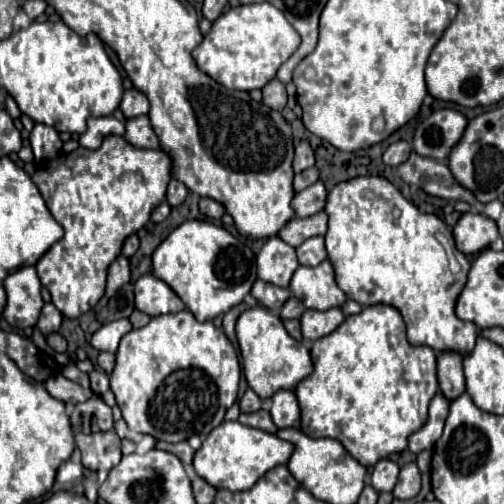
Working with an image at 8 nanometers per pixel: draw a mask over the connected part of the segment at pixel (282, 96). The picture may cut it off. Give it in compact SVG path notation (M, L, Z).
M272 79L272 81L262 89L262 93L264 93L262 103L264 103L266 107L272 107L272 109L276 109L276 111L282 111L282 109L286 107L286 89L284 89L284 85L282 85L278 79Z

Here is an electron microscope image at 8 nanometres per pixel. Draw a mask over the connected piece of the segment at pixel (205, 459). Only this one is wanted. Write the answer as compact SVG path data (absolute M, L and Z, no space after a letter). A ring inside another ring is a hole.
M224 421L216 429L212 429L202 447L196 451L194 469L216 489L224 487L230 491L248 491L266 471L288 463L292 451L292 443L272 433L242 425L240 421Z

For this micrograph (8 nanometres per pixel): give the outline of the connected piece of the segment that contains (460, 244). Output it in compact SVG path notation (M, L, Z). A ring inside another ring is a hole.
M464 213L452 229L456 249L464 255L476 255L488 249L498 239L498 227L494 219L480 213Z

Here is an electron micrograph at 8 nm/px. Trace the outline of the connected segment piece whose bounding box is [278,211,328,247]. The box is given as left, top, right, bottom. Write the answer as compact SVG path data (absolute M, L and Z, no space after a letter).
M320 211L312 217L296 217L292 219L282 231L280 231L280 239L286 241L292 247L298 247L302 241L314 237L314 235L324 235L328 231L328 215L326 211Z

